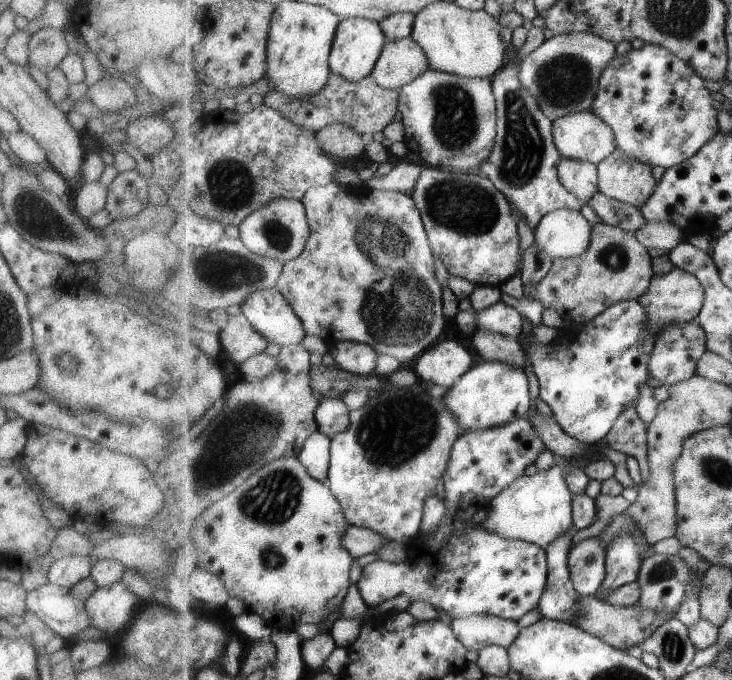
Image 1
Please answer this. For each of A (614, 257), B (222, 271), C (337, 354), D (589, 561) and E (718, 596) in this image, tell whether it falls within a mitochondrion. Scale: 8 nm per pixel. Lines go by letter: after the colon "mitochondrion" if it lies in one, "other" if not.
A: mitochondrion
B: mitochondrion
C: other
D: mitochondrion
E: other

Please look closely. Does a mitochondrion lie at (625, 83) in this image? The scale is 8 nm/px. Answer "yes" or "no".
no

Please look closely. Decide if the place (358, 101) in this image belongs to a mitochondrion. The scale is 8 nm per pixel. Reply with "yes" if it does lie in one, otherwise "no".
yes

